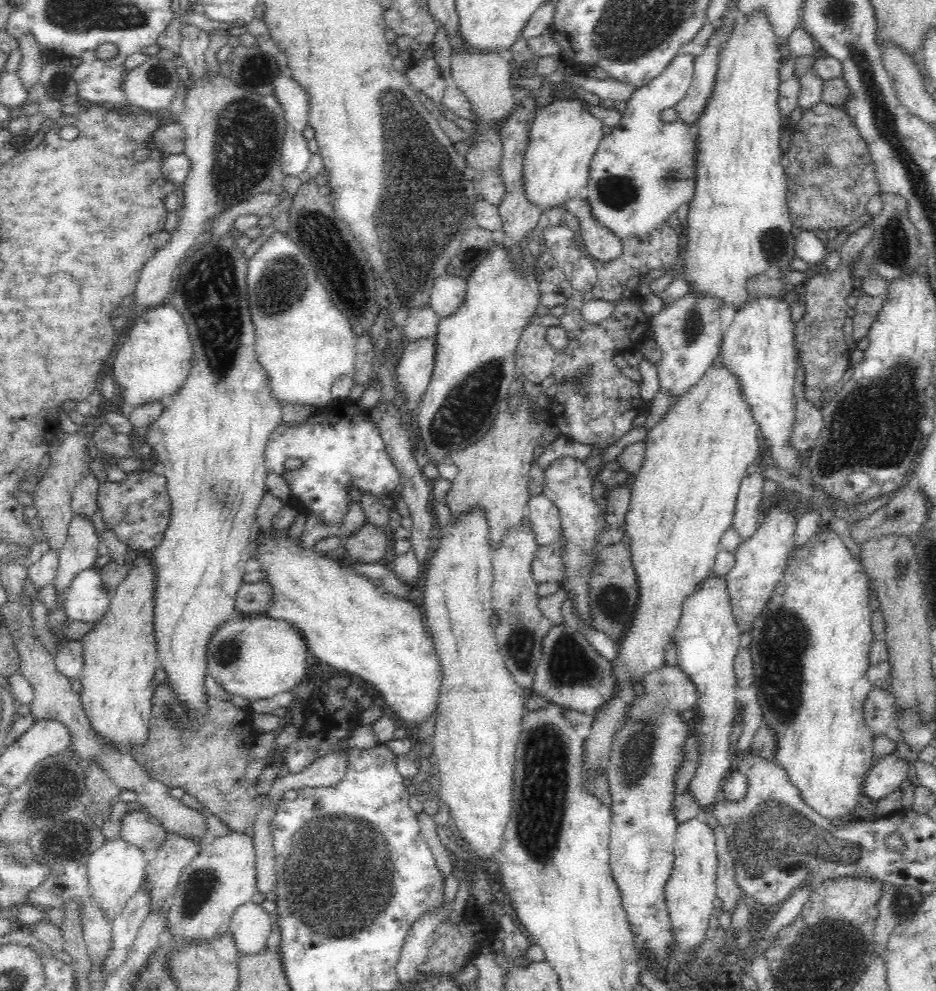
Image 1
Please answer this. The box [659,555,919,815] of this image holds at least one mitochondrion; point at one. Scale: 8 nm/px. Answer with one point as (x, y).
(783, 638)

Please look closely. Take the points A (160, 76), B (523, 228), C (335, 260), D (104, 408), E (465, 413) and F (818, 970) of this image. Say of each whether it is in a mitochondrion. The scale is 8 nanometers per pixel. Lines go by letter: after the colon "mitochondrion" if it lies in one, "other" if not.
A: mitochondrion
B: other
C: mitochondrion
D: other
E: mitochondrion
F: mitochondrion

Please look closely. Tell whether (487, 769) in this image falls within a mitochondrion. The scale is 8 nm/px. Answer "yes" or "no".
no

